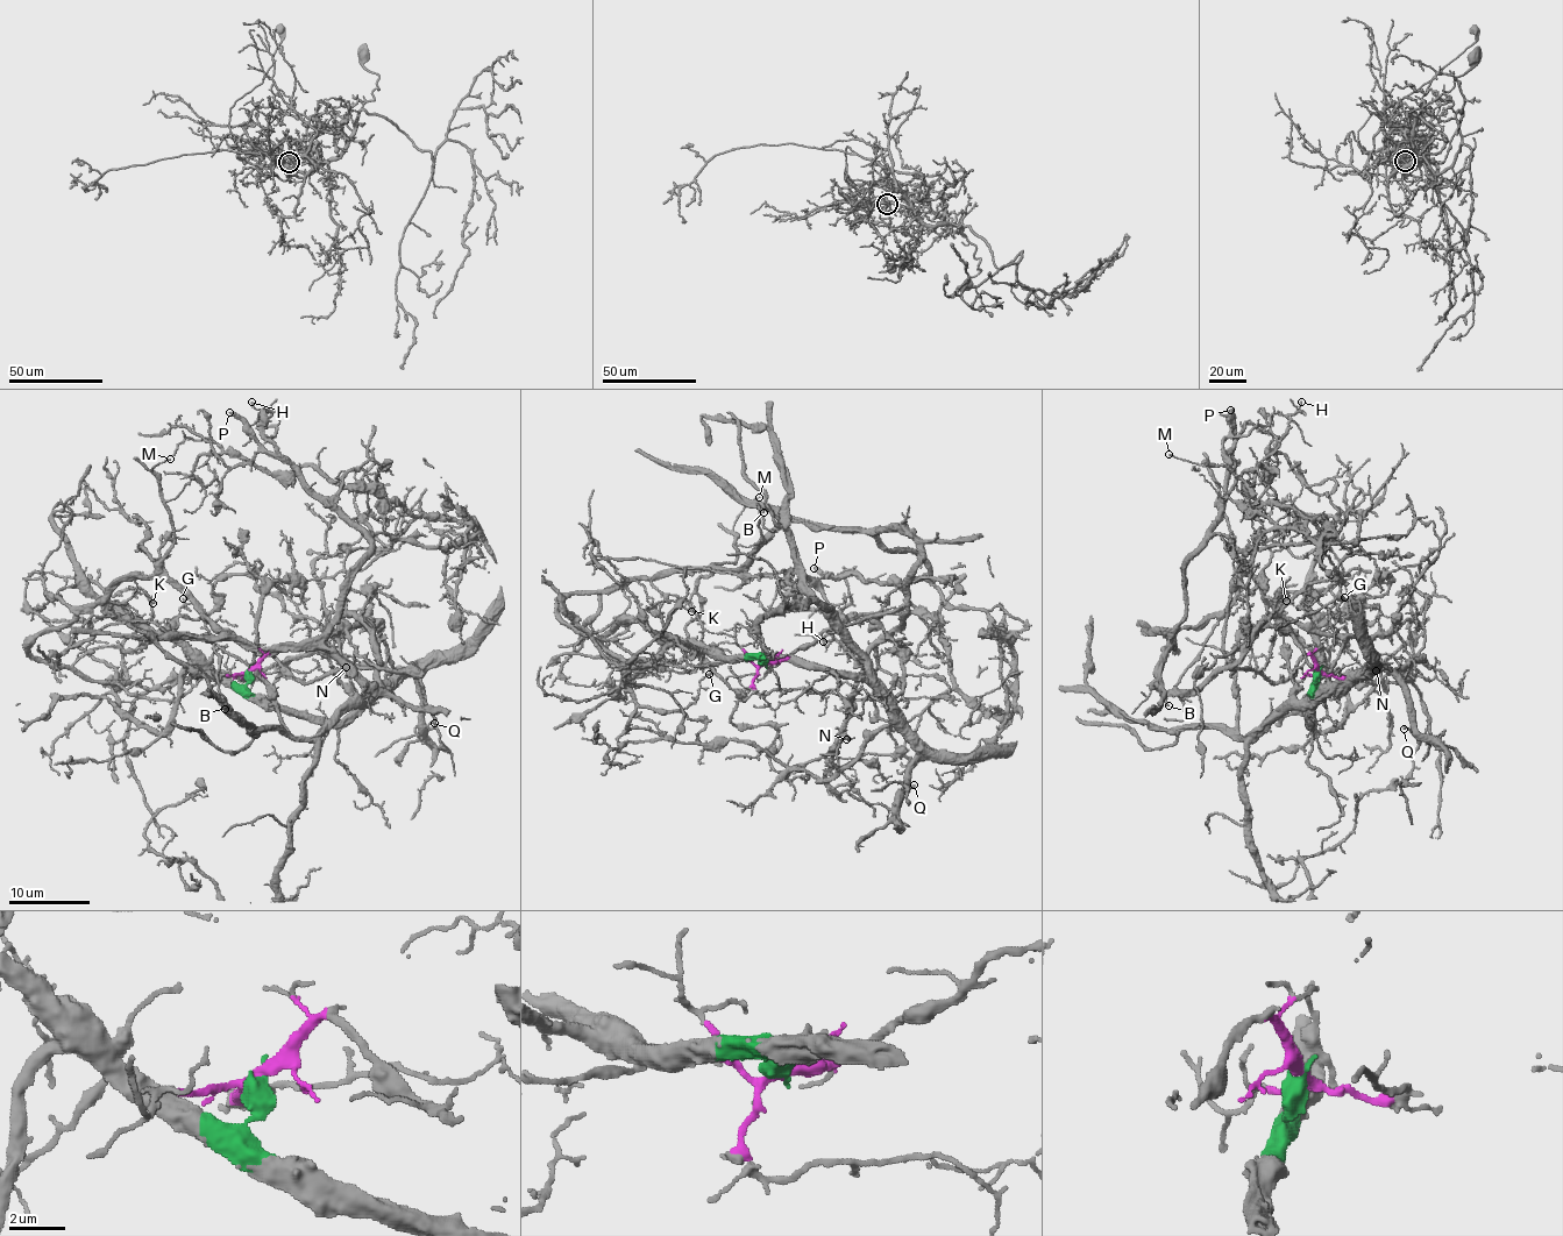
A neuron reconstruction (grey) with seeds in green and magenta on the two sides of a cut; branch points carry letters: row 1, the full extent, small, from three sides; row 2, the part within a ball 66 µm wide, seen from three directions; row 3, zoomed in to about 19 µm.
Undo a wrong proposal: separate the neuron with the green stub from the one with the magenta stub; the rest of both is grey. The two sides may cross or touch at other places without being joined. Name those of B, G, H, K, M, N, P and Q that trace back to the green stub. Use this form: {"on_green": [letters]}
{"on_green": ["Q"]}

